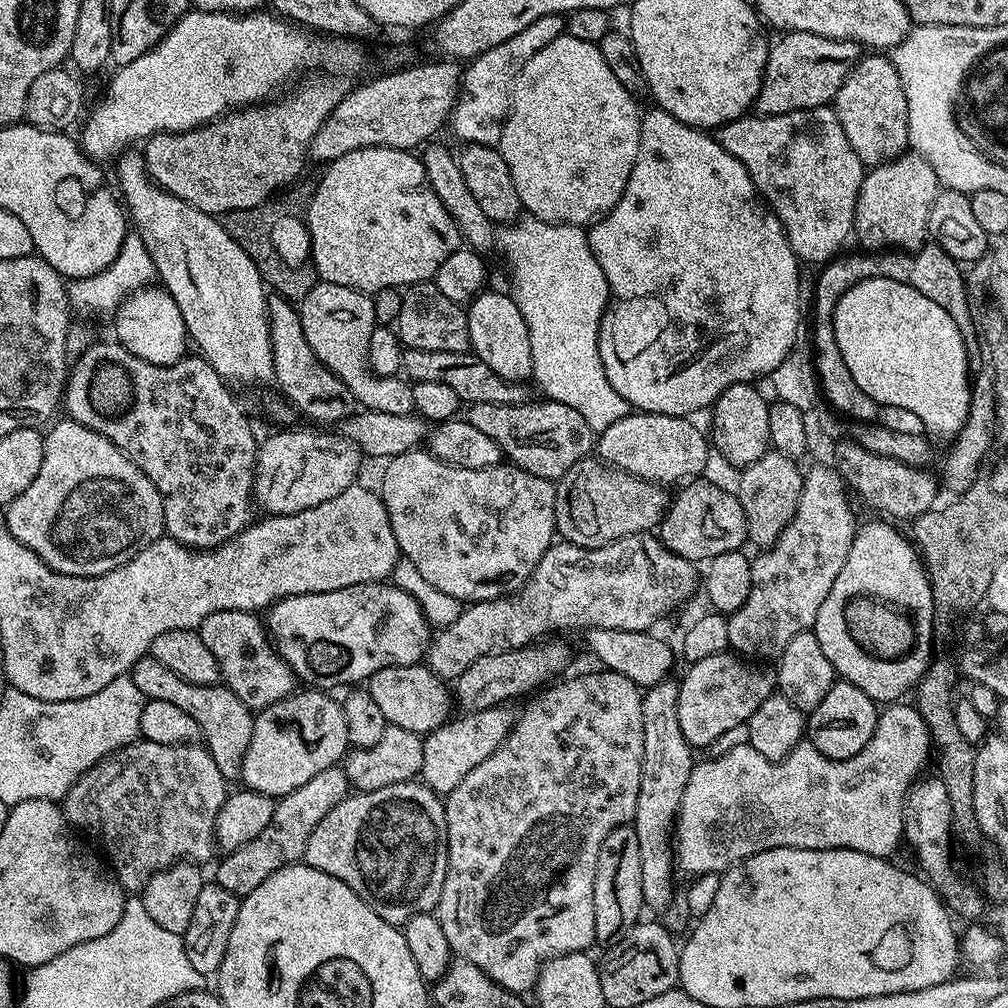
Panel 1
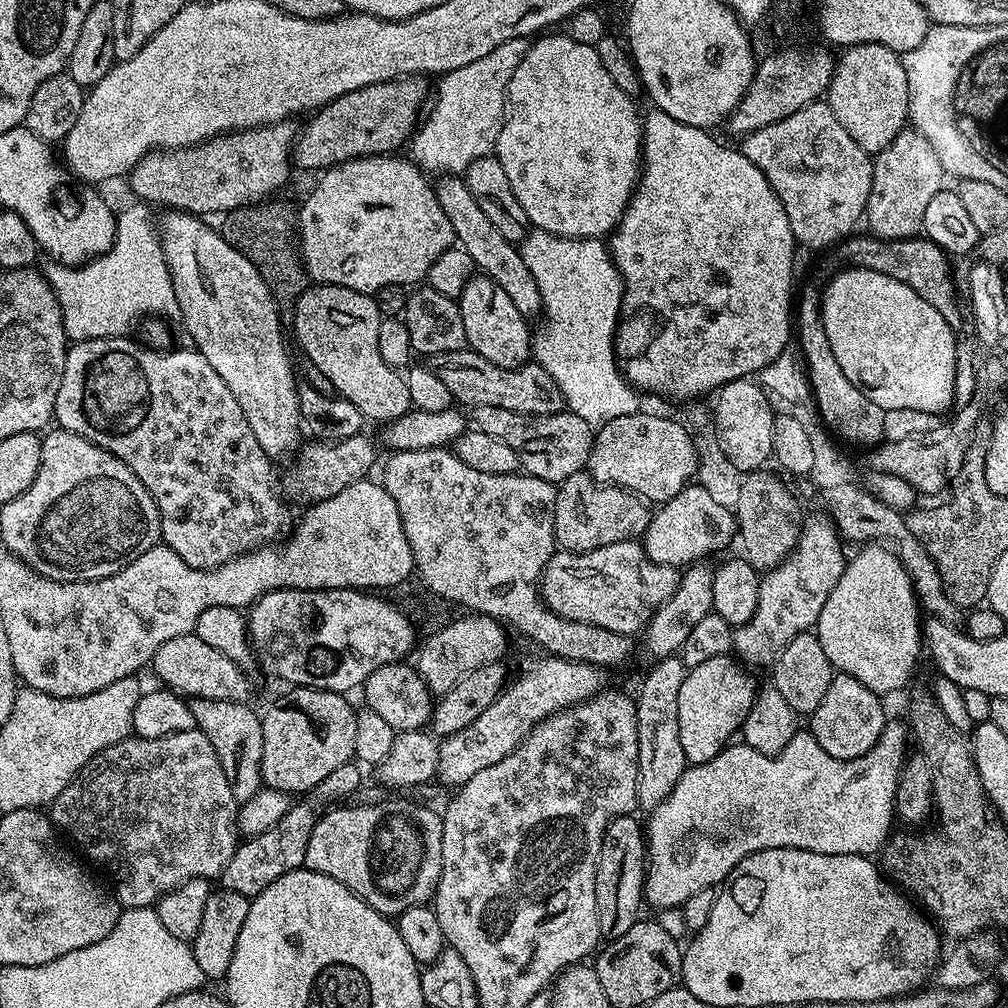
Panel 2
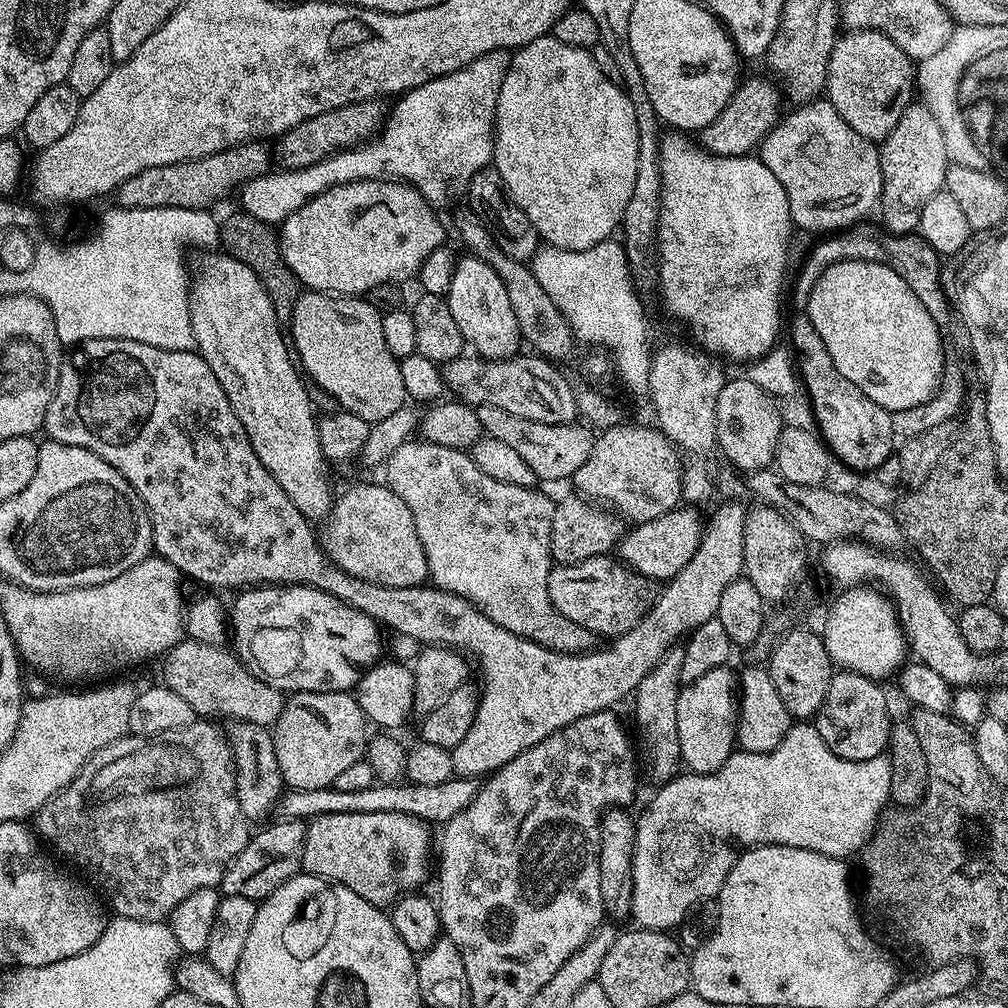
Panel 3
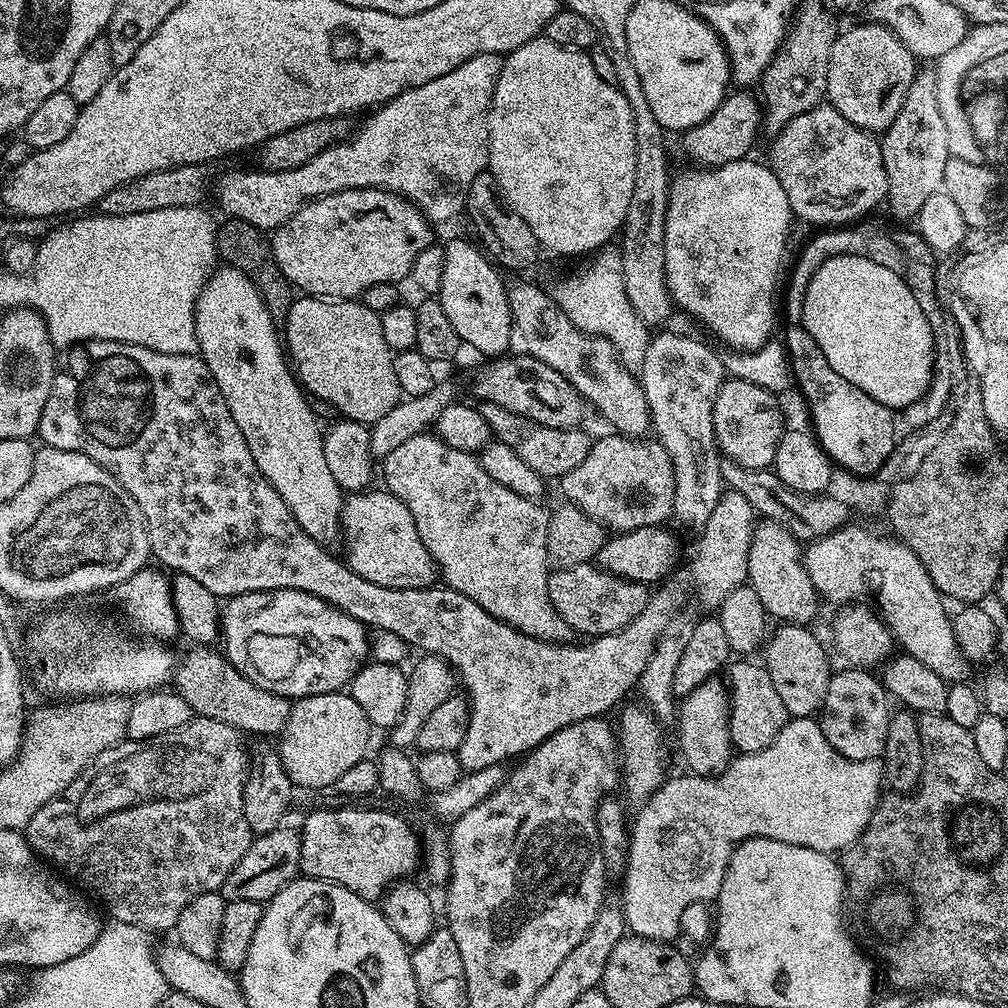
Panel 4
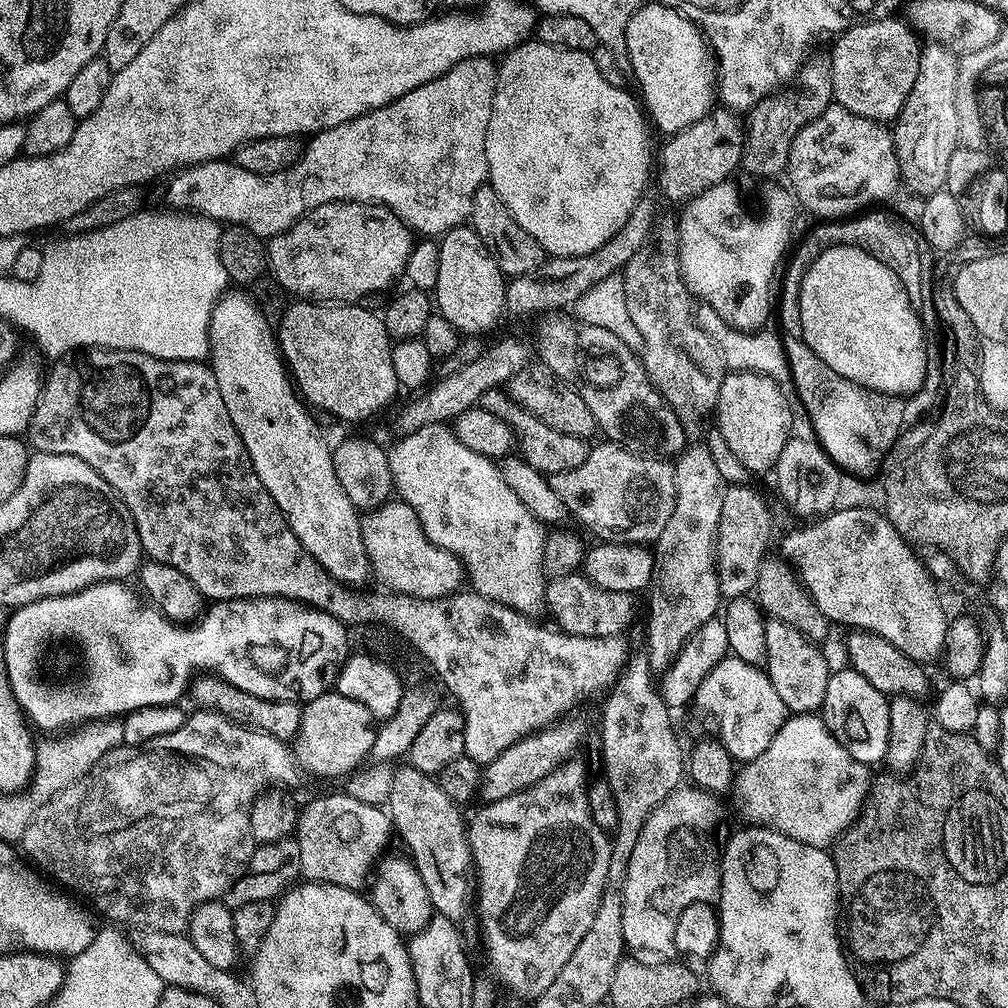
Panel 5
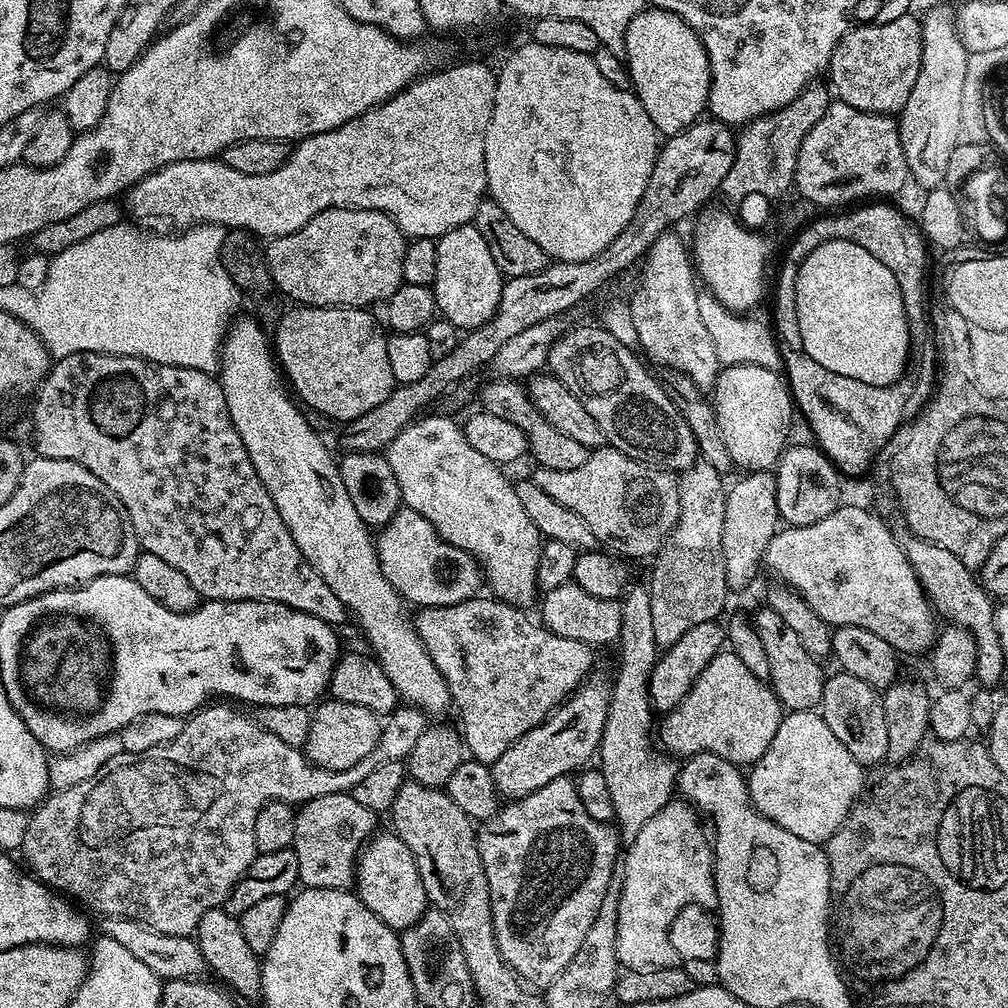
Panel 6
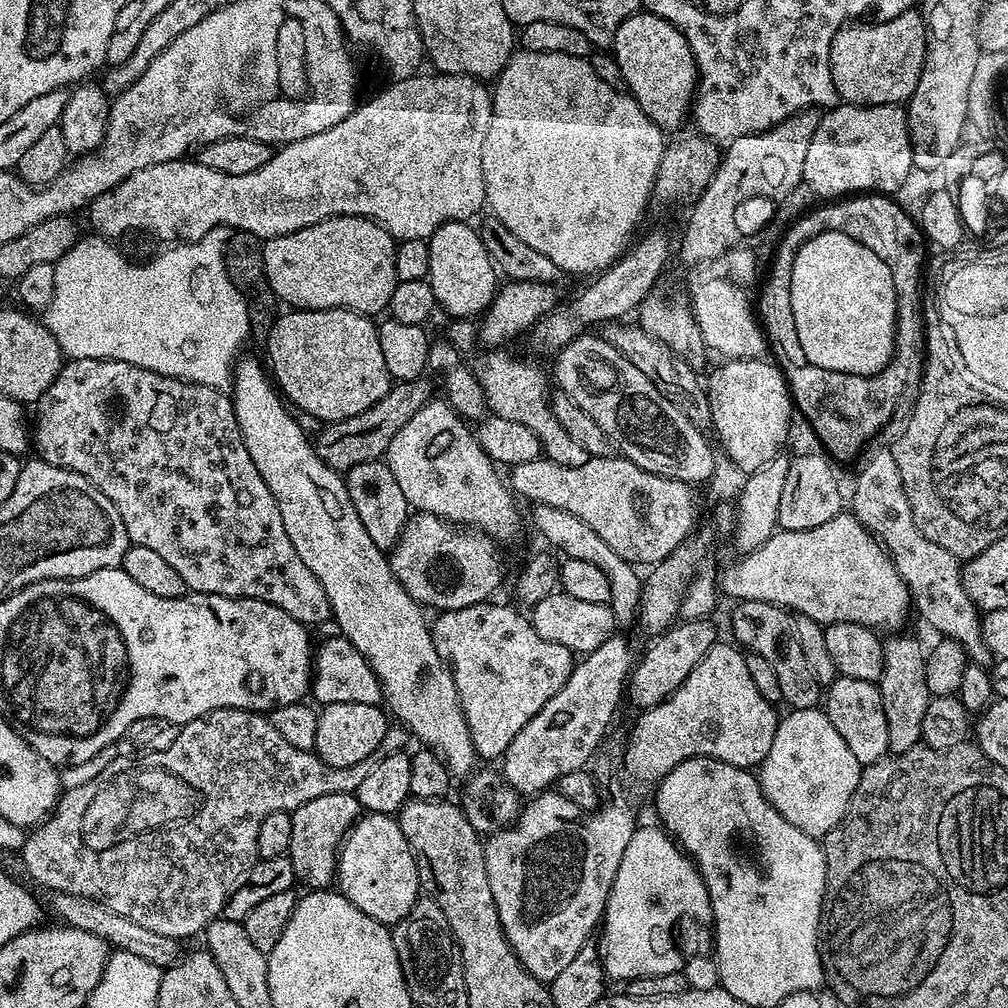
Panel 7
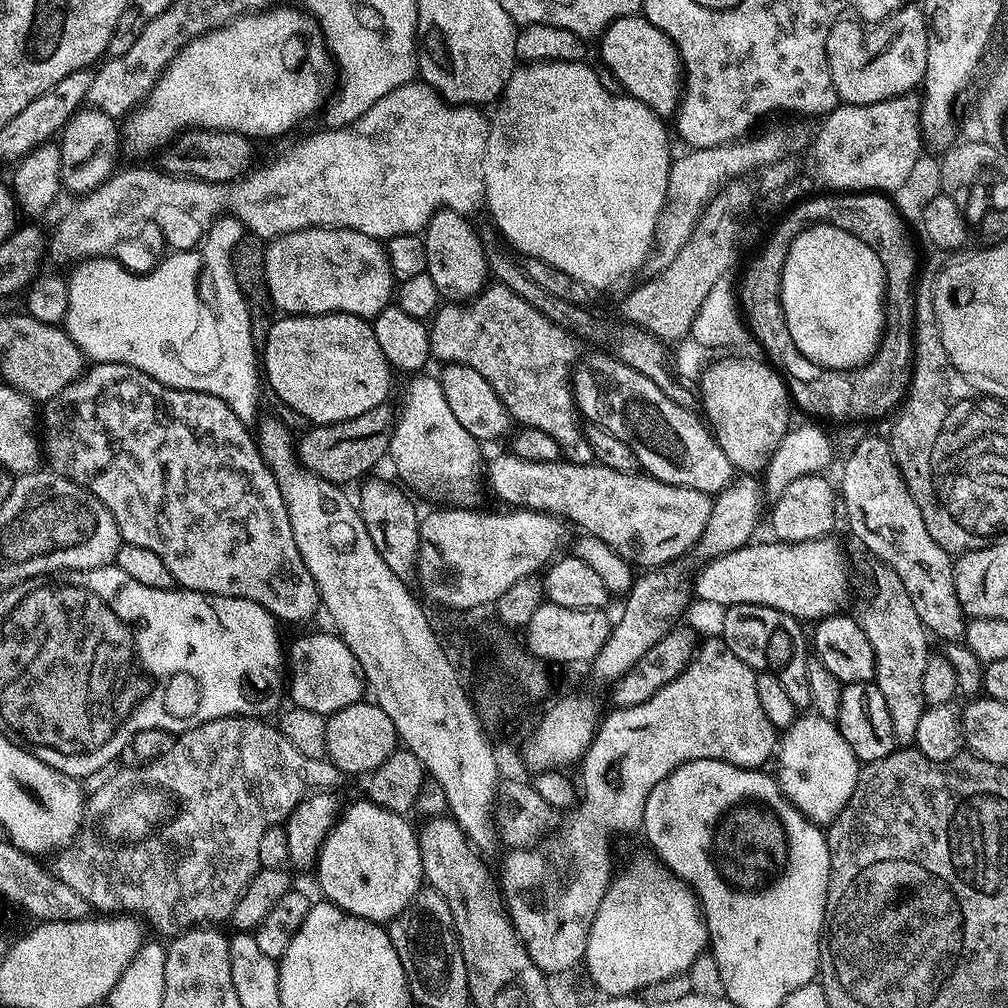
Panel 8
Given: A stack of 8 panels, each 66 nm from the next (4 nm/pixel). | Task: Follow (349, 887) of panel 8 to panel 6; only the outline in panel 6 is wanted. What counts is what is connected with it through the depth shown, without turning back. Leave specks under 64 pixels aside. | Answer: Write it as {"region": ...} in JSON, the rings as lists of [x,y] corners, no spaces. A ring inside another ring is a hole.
{"region":[[[376,834],[364,845],[356,861],[354,888],[359,898],[386,926],[403,930],[414,926],[424,917],[430,905],[422,886],[418,866],[410,850],[395,834]]]}

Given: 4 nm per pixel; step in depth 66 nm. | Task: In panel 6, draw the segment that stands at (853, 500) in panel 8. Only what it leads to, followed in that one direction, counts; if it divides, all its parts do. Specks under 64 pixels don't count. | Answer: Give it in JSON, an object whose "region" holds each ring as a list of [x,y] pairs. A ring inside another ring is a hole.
{"region":[[[911,534],[905,537],[902,540],[904,553],[914,566],[916,577],[924,587],[928,603],[932,605],[937,617],[944,619],[945,616],[948,624],[957,624],[972,633],[978,650],[975,679],[981,680],[979,683],[985,689],[995,689],[995,684],[1004,676],[1006,653],[1002,648],[1002,642],[998,642],[993,597],[985,592],[983,584],[974,575],[973,569],[958,562],[958,558],[950,554],[950,550],[942,550],[942,546],[919,540],[917,536]]]}

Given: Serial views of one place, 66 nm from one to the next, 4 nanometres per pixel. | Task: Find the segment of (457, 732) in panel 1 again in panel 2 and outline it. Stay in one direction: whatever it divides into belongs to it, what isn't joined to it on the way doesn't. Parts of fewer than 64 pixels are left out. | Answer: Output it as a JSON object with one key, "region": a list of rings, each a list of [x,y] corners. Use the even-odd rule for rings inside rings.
{"region":[[[536,654],[533,660],[528,660],[520,668],[520,673],[504,688],[466,726],[466,730],[458,730],[458,734],[443,737],[439,741],[438,770],[439,783],[444,786],[459,786],[470,782],[474,774],[486,770],[486,766],[494,766],[494,762],[502,762],[506,754],[516,749],[525,738],[536,729],[536,725],[555,712],[564,708],[572,708],[583,700],[588,700],[599,692],[605,691],[609,673],[597,664],[563,660],[557,656]]]}

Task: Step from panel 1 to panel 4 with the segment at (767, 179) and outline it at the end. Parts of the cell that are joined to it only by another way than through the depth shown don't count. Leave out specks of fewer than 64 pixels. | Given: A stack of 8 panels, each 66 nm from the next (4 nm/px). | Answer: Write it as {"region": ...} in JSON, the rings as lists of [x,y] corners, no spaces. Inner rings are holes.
{"region":[[[825,102],[806,114],[798,114],[781,132],[775,133],[772,144],[772,172],[782,182],[782,190],[790,198],[792,215],[797,221],[805,220],[816,226],[844,226],[859,221],[871,208],[885,203],[888,195],[886,166],[882,162],[880,140],[875,135],[842,118],[838,110]]]}

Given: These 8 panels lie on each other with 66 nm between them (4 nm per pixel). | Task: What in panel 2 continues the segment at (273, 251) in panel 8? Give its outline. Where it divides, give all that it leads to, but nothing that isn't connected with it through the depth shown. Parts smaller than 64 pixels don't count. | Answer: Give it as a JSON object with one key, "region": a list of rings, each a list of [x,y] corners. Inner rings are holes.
{"region":[[[385,154],[382,156],[362,156],[359,160],[347,160],[345,164],[337,164],[335,168],[327,169],[319,177],[320,181],[312,188],[312,193],[304,200],[300,208],[300,252],[304,271],[317,284],[333,284],[350,290],[376,294],[379,288],[392,288],[395,284],[412,284],[416,286],[427,277],[430,266],[440,257],[444,251],[457,243],[454,227],[446,218],[445,211],[438,204],[435,190],[429,177],[421,169],[412,163],[411,159],[399,160],[399,155]]]}

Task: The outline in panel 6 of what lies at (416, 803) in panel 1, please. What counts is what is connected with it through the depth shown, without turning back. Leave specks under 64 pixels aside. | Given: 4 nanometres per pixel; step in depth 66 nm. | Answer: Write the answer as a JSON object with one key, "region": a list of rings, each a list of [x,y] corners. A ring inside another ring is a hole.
{"region":[[[346,792],[326,794],[299,805],[291,846],[298,854],[299,883],[304,888],[351,889],[356,874],[356,861],[364,845],[377,831],[376,820],[377,813],[362,806],[360,800]]]}

